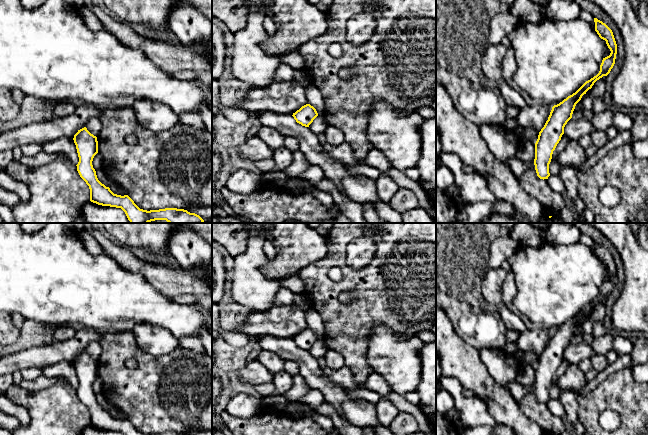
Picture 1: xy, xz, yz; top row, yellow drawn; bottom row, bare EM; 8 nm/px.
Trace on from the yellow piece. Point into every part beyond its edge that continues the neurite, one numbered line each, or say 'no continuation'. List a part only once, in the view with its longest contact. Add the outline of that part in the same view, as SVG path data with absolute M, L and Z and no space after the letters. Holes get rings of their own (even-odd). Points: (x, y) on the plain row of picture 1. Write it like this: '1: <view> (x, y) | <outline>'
no continuation

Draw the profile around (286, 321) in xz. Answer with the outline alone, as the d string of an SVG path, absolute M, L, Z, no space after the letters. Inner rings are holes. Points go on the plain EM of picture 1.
M291 305L270 306L267 310L250 313L244 323L237 328L252 337L259 335L278 336L293 339L308 328L306 311Z

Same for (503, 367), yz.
M487 348L479 350L479 355L497 384L507 388L509 382L516 381L522 363L514 355L504 350Z

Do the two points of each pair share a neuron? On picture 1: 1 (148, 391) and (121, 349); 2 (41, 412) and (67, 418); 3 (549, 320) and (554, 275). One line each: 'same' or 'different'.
1: same
2: same
3: same

